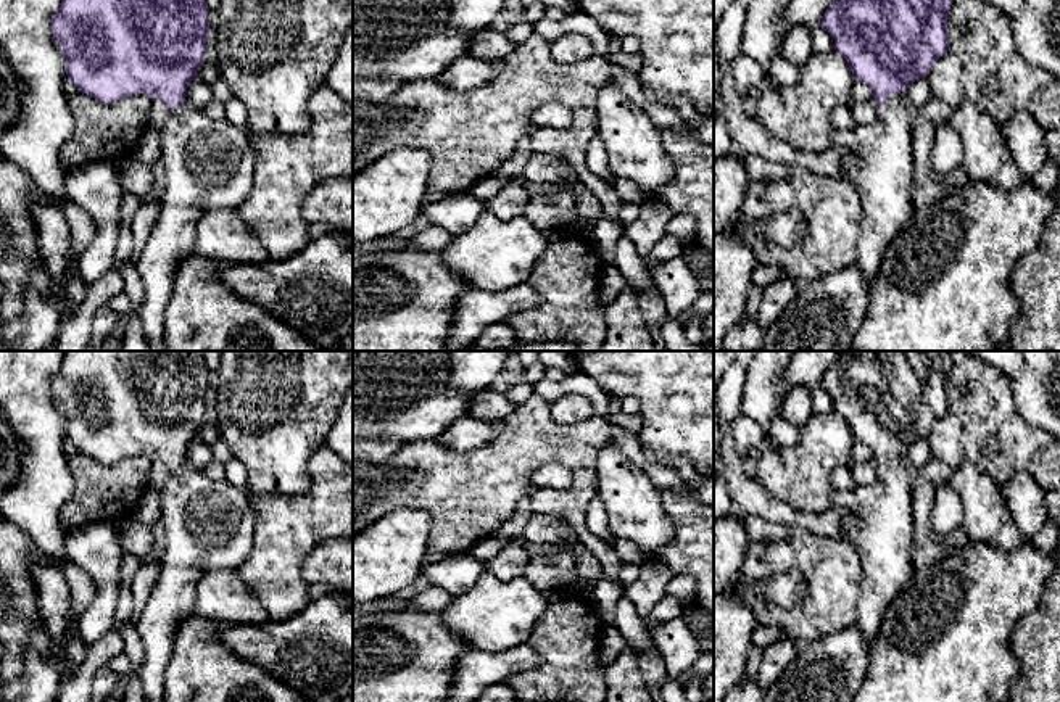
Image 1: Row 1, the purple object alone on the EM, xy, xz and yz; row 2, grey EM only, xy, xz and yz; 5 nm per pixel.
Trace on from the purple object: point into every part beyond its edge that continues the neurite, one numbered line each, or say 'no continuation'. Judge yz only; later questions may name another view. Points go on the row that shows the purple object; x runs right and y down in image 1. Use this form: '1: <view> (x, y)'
1: yz (877, 158)

